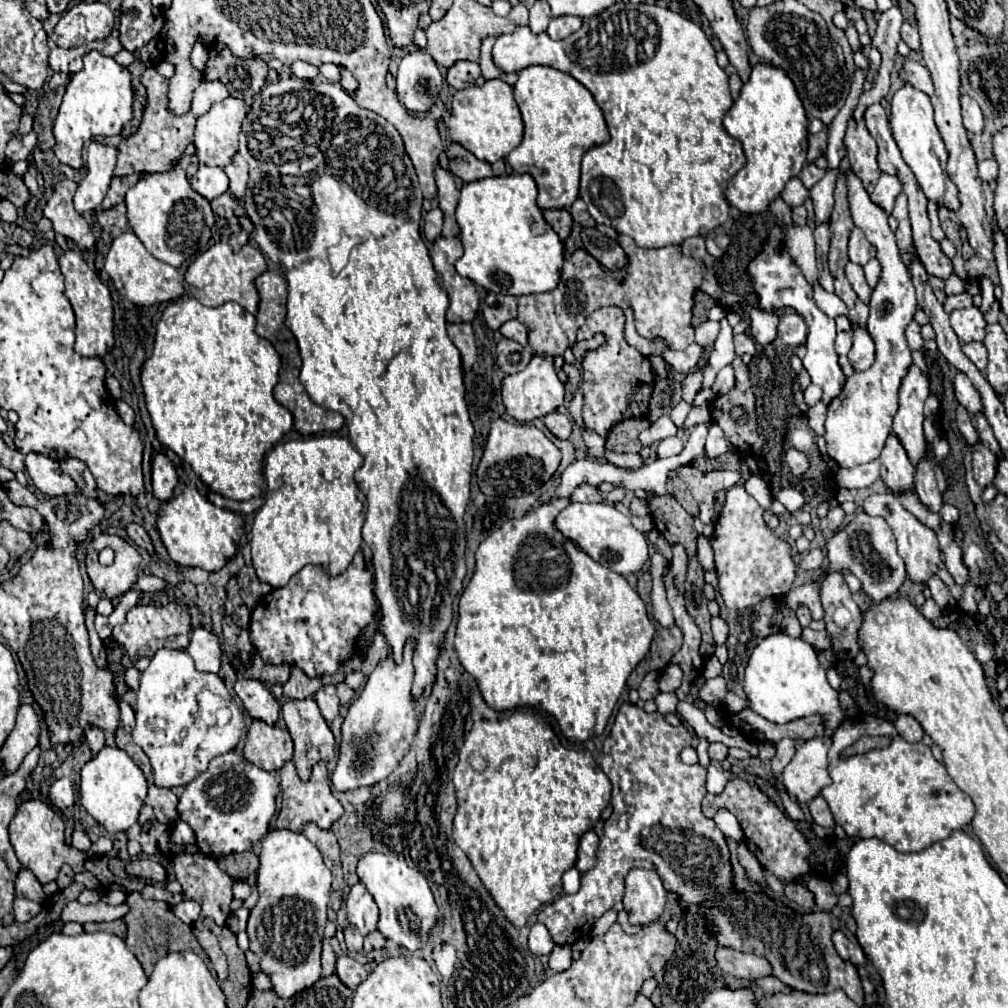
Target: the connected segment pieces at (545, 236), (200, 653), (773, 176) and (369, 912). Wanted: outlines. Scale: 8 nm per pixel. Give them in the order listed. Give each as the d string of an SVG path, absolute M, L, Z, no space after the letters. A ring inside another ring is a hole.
M502 175L466 183L460 191L456 221L464 245L464 255L456 261L456 271L462 277L492 293L514 297L548 293L558 287L564 245L536 203L536 183L530 175Z
M194 629L190 637L190 645L186 647L190 657L196 663L196 669L202 673L218 673L220 671L220 643L218 637L206 629Z
M772 65L752 67L740 97L724 115L724 127L728 135L742 143L746 155L746 165L726 185L726 201L742 215L764 213L780 197L786 183L800 175L808 151L806 113L786 71Z
M356 883L346 899L348 921L354 925L364 937L376 929L378 923L378 907L362 883Z

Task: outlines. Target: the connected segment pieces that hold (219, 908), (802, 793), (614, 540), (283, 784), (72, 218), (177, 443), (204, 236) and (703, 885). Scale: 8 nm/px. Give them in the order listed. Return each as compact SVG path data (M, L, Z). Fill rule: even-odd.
M196 853L196 855L176 855L172 859L172 869L176 873L176 881L182 885L184 895L196 903L202 905L202 915L214 919L218 927L226 925L226 919L230 917L230 903L232 903L232 883L234 879L222 873L222 869L216 865L214 859Z
M814 737L804 741L792 761L786 765L782 777L784 787L792 799L798 803L812 801L826 785L830 785L828 775L828 749L832 745L830 737Z
M570 503L556 519L556 527L574 543L578 543L594 561L598 561L600 565L604 565L606 569L620 573L620 575L632 575L638 573L644 563L648 561L650 553L648 553L648 539L642 531L638 531L632 523L630 517L620 513L614 505L606 505L606 503Z
M286 761L286 765L280 769L280 789L282 789L282 809L278 815L276 825L286 827L292 831L300 831L304 823L314 821L320 829L330 829L332 823L344 813L344 807L340 801L332 795L328 785L328 769L324 761L318 761L312 767L312 775L308 781L302 781L296 773L296 767L292 761Z
M62 179L44 207L44 217L52 221L56 233L72 239L80 249L90 249L94 245L94 235L88 221L72 207L74 191L76 183L70 179Z
M180 297L176 301L172 301L164 313L162 313L162 319L158 323L158 329L156 329L156 341L154 341L154 351L152 351L152 357L148 357L142 365L142 371L140 371L140 381L142 381L142 387L144 387L144 399L146 399L146 409L150 413L150 419L152 419L152 427L156 431L156 437L162 445L166 445L168 449L172 449L180 459L184 459L192 471L216 493L220 493L222 497L228 497L228 499L234 499L234 501L248 501L248 499L254 499L254 497L260 497L264 495L266 491L266 483L264 483L264 475L262 475L262 467L264 467L264 455L266 451L270 451L280 439L284 433L288 433L293 428L292 413L282 407L280 403L274 401L272 397L272 389L274 385L278 383L280 379L280 357L276 353L276 349L272 347L272 343L268 339L262 339L256 335L254 331L256 327L256 317L252 313L246 313L246 309L242 309L238 303L224 303L220 307L206 307L202 305L200 301L196 301L194 297Z
M176 165L166 173L142 173L138 183L126 193L128 223L144 247L160 261L180 267L186 259L202 253L208 247L214 213L210 201L196 193L184 169Z
M624 703L614 719L612 731L604 741L602 749L602 771L608 775L612 783L612 815L604 825L604 833L600 837L600 847L596 853L596 865L582 875L582 887L574 895L560 895L550 905L544 905L538 913L538 921L546 925L552 939L558 945L572 945L578 939L590 939L590 931L594 923L614 907L614 903L622 901L624 897L624 877L634 867L646 867L654 869L666 891L676 893L682 897L688 905L700 907L706 903L712 903L712 919L718 929L718 943L732 947L736 951L754 953L764 959L768 959L774 967L774 975L790 985L796 991L804 993L832 993L834 989L842 989L856 1005L864 1007L864 991L858 977L858 971L852 963L838 957L834 945L832 945L832 925L830 925L830 913L814 911L814 913L794 913L790 907L776 907L774 901L766 895L754 895L746 897L746 893L730 893L732 887L732 867L730 867L730 853L724 835L720 829L704 817L700 803L706 795L706 769L702 765L684 765L680 761L680 751L692 743L692 729L684 723L678 727L670 725L664 715L656 713L644 713L640 707ZM620 815L628 815L626 829L618 827Z

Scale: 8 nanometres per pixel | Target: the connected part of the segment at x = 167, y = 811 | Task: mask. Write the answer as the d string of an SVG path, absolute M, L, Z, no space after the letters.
M150 785L146 805L150 805L154 809L158 821L162 821L166 825L174 825L178 821L178 811L176 811L178 797L170 789L158 789L158 787Z

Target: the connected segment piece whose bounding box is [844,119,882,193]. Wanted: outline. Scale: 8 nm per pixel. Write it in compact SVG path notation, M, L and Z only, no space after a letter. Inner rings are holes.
M852 119L848 123L844 145L846 145L846 157L850 161L852 171L862 179L864 189L868 193L872 193L874 185L876 185L876 181L878 181L878 177L880 177L882 171L880 171L878 161L876 161L876 155L878 155L876 141L868 133L864 121L856 123Z

